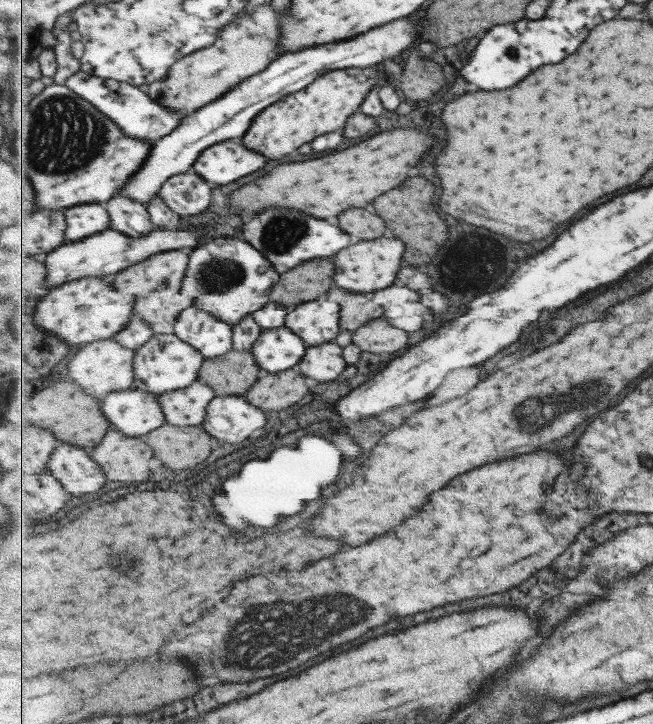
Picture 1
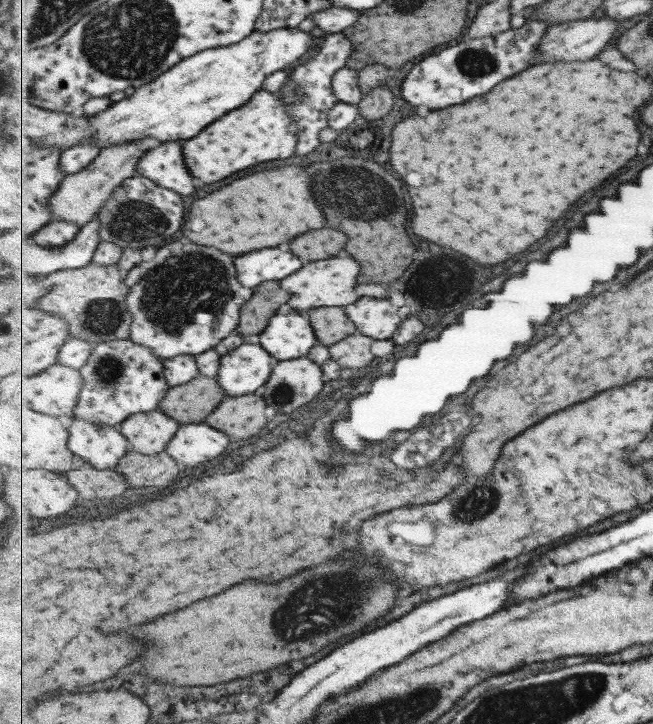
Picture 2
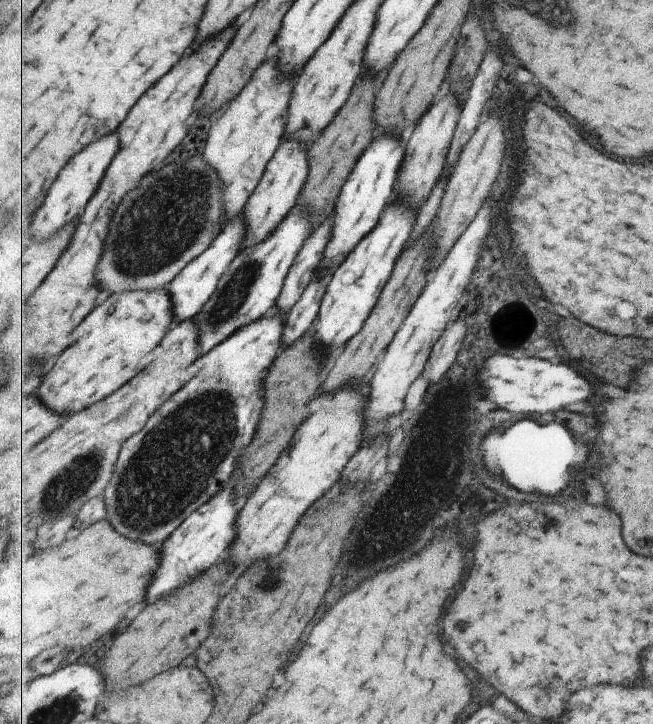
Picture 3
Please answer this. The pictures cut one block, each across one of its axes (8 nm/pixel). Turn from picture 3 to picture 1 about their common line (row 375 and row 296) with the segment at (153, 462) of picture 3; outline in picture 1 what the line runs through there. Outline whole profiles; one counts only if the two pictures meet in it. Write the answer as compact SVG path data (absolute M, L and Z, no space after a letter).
M221 236L191 250L183 286L185 291L193 294L193 305L235 326L270 301L271 291L281 276L266 255L242 236Z

